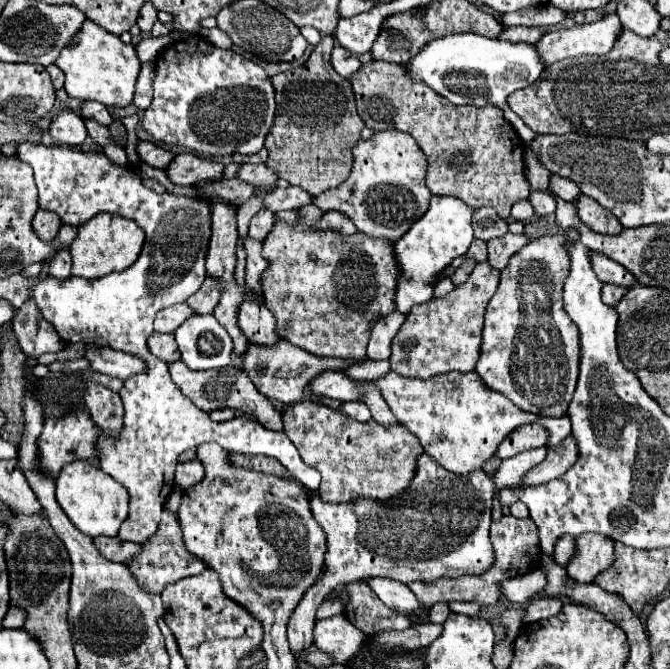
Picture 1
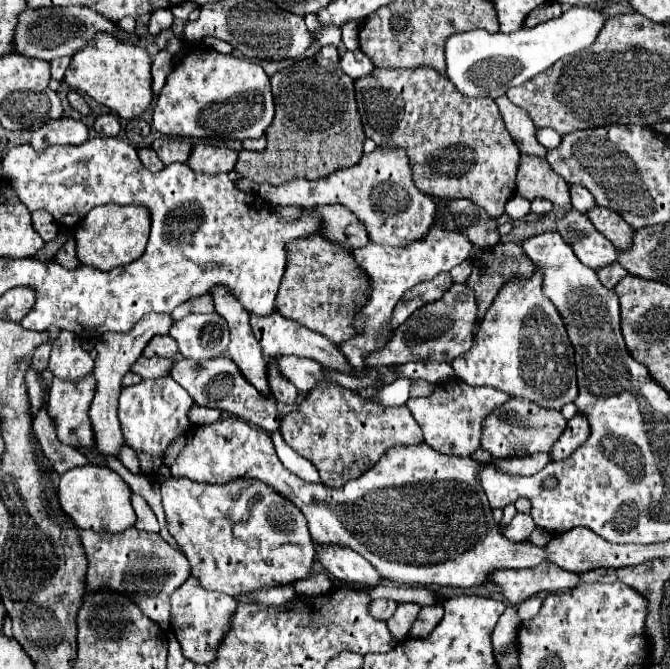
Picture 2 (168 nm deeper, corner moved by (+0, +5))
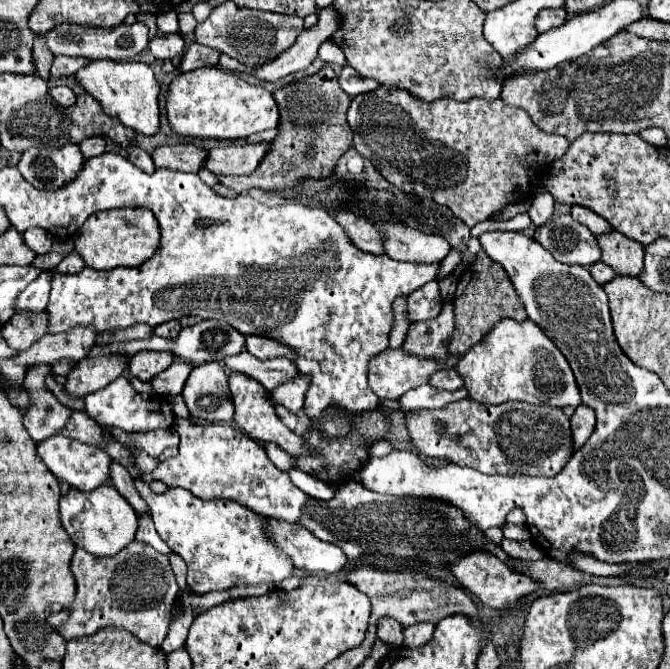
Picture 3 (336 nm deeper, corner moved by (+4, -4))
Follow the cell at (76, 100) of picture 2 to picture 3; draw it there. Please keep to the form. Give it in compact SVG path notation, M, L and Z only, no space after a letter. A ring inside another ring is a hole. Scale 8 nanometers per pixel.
M53 85L53 87L49 89L49 93L51 93L51 97L53 97L59 105L63 105L63 107L71 107L71 105L77 101L77 95L75 95L67 85Z

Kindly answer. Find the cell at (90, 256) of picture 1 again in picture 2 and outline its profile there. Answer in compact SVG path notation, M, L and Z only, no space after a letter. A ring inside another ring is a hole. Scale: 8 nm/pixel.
M141 204L97 206L81 220L81 224L75 230L77 256L81 264L89 264L99 270L111 270L111 268L129 264L145 252L149 230L151 230L151 216L149 216L149 210Z

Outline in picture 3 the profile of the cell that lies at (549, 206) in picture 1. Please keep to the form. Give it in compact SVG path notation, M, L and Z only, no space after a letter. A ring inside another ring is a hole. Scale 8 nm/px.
M539 191L539 193L537 193L537 197L533 199L531 209L527 211L529 217L531 217L531 221L533 221L537 227L551 219L551 215L553 215L553 203L555 203L555 199L553 199L547 191Z

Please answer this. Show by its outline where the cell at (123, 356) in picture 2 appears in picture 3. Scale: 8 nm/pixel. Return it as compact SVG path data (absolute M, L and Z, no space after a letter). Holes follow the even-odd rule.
M113 461L113 467L111 467L111 483L113 483L113 487L133 505L135 511L139 511L139 513L149 511L147 503L141 499L141 495L137 493L135 485L133 485L133 477L131 477L129 471L127 471L123 465L119 465L117 461Z

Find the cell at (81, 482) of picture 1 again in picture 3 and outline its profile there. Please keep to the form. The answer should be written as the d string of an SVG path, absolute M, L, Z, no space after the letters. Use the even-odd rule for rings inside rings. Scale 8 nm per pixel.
M101 485L97 491L73 491L61 497L61 521L73 543L93 555L115 555L135 539L137 515L113 485Z

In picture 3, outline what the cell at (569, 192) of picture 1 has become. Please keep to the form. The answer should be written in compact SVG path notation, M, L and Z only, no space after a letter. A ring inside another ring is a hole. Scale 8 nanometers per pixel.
M573 205L573 207L571 207L571 215L573 215L573 219L577 219L579 223L587 225L587 227L591 229L593 235L599 235L599 233L607 233L607 231L611 231L611 225L609 225L603 217L599 217L595 211L591 211L591 209L587 209L587 207Z

